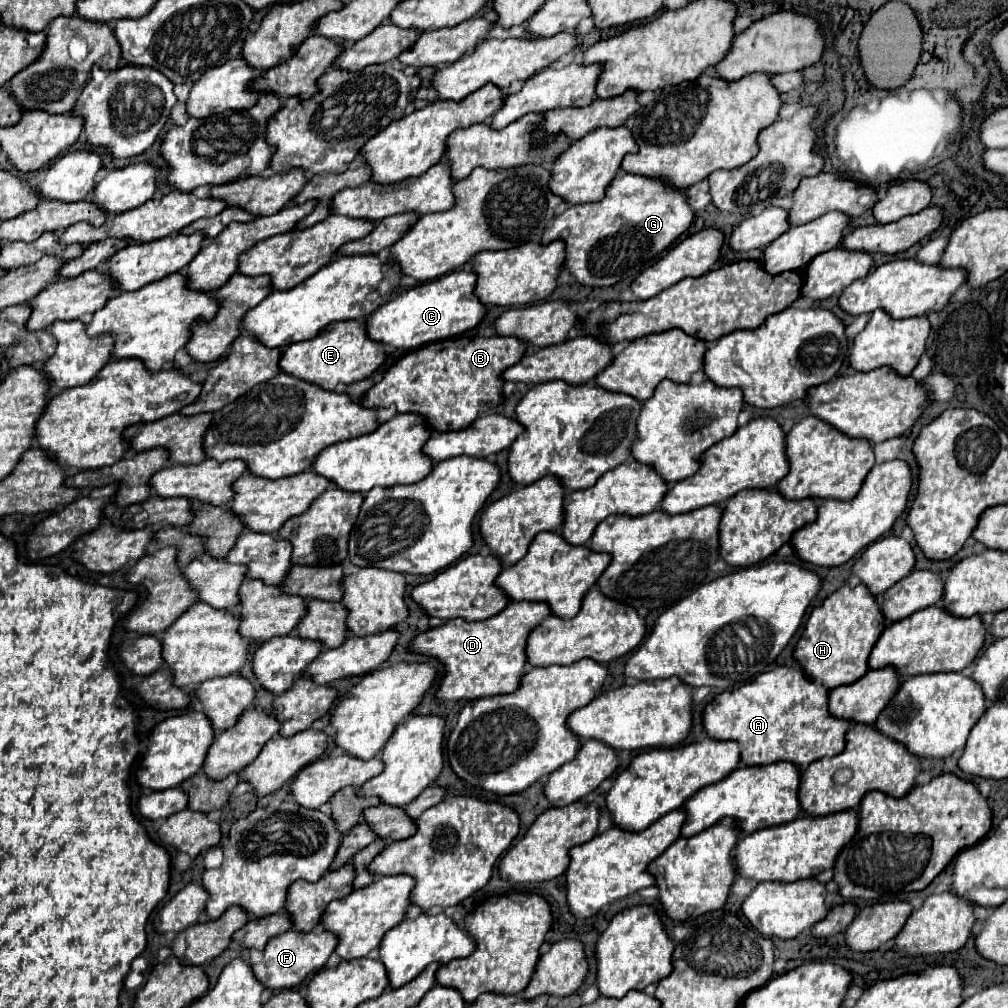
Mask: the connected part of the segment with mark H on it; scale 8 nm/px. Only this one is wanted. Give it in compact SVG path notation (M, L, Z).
M862 583L856 587L844 585L810 613L794 657L800 661L802 669L826 689L848 685L858 681L870 669L870 651L884 629L886 617L882 615L882 609L870 589Z

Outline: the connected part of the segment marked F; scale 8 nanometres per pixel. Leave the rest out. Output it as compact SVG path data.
M290 929L278 937L272 937L264 949L264 959L252 967L258 981L264 983L264 987L292 989L300 985L306 979L306 975L318 973L334 953L336 945L338 945L338 937L332 931L314 929L310 933L302 933L302 931Z

